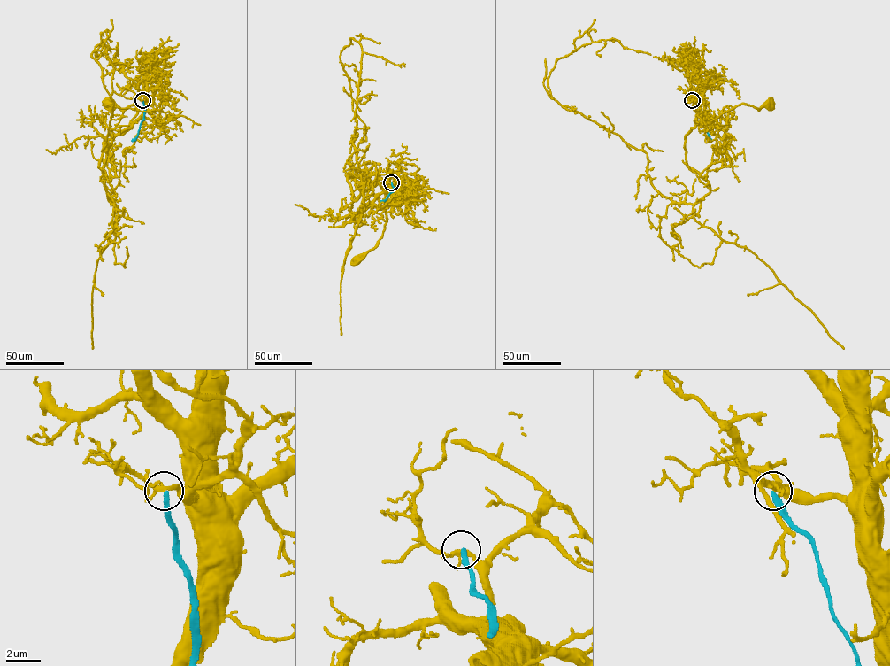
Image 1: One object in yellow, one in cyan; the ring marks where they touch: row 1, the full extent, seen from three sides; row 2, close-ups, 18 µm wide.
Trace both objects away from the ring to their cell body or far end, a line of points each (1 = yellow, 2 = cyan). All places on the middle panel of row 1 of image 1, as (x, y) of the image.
1: (391, 183), (394, 189), (378, 196), (387, 219), (382, 236), (378, 243), (357, 259)
2: (391, 183), (392, 191), (380, 201)

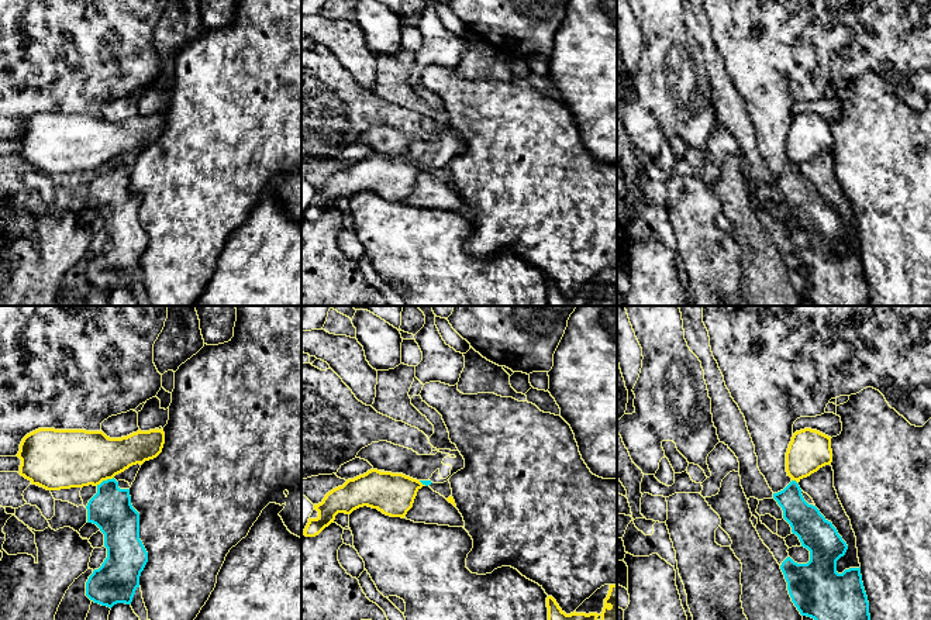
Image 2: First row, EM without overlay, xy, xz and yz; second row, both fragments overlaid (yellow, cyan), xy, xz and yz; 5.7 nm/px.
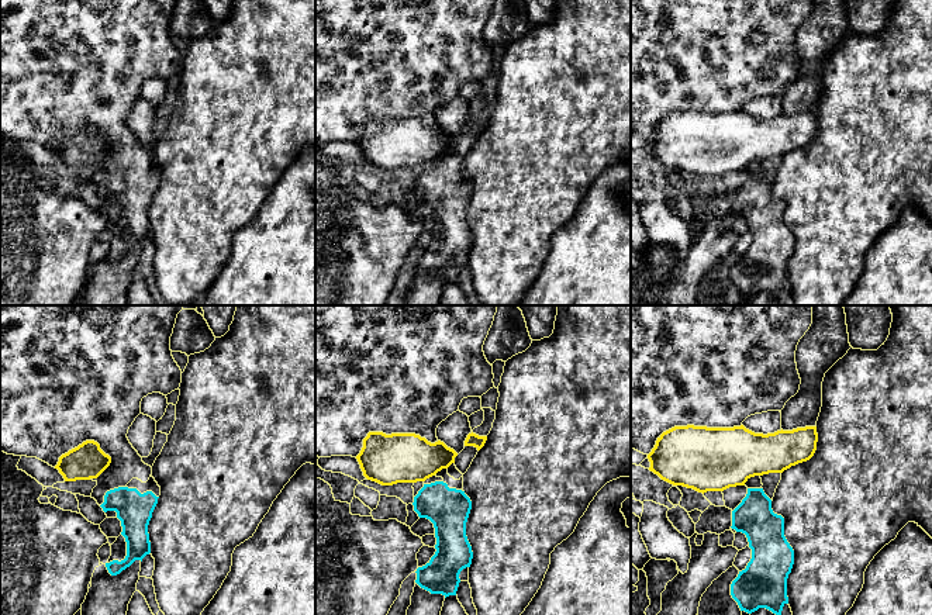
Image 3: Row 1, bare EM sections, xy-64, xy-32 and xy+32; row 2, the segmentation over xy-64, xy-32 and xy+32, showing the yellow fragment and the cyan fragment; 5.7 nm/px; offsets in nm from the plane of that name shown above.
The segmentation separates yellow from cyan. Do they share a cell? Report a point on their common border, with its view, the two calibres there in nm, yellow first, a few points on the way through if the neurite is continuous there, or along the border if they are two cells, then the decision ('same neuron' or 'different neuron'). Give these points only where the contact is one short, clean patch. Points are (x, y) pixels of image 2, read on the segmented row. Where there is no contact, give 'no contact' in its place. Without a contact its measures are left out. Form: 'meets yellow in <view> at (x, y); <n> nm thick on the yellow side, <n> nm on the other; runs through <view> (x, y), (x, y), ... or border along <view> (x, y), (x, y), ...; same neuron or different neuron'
meets yellow in xy at (104, 479); 340 nm thick on the yellow side, 240 nm on the other; border along xy (113, 476), (96, 485); different neuron

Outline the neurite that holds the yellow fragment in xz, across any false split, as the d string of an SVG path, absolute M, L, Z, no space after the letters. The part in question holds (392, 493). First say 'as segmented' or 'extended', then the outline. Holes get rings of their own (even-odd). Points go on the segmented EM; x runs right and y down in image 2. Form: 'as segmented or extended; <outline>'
as segmented; M370 469L348 479L342 486L328 492L321 503L314 504L318 517L308 519L303 535L315 537L334 523L338 513L351 514L363 506L377 509L390 517L404 519L423 486L425 485L420 480L403 473Z

